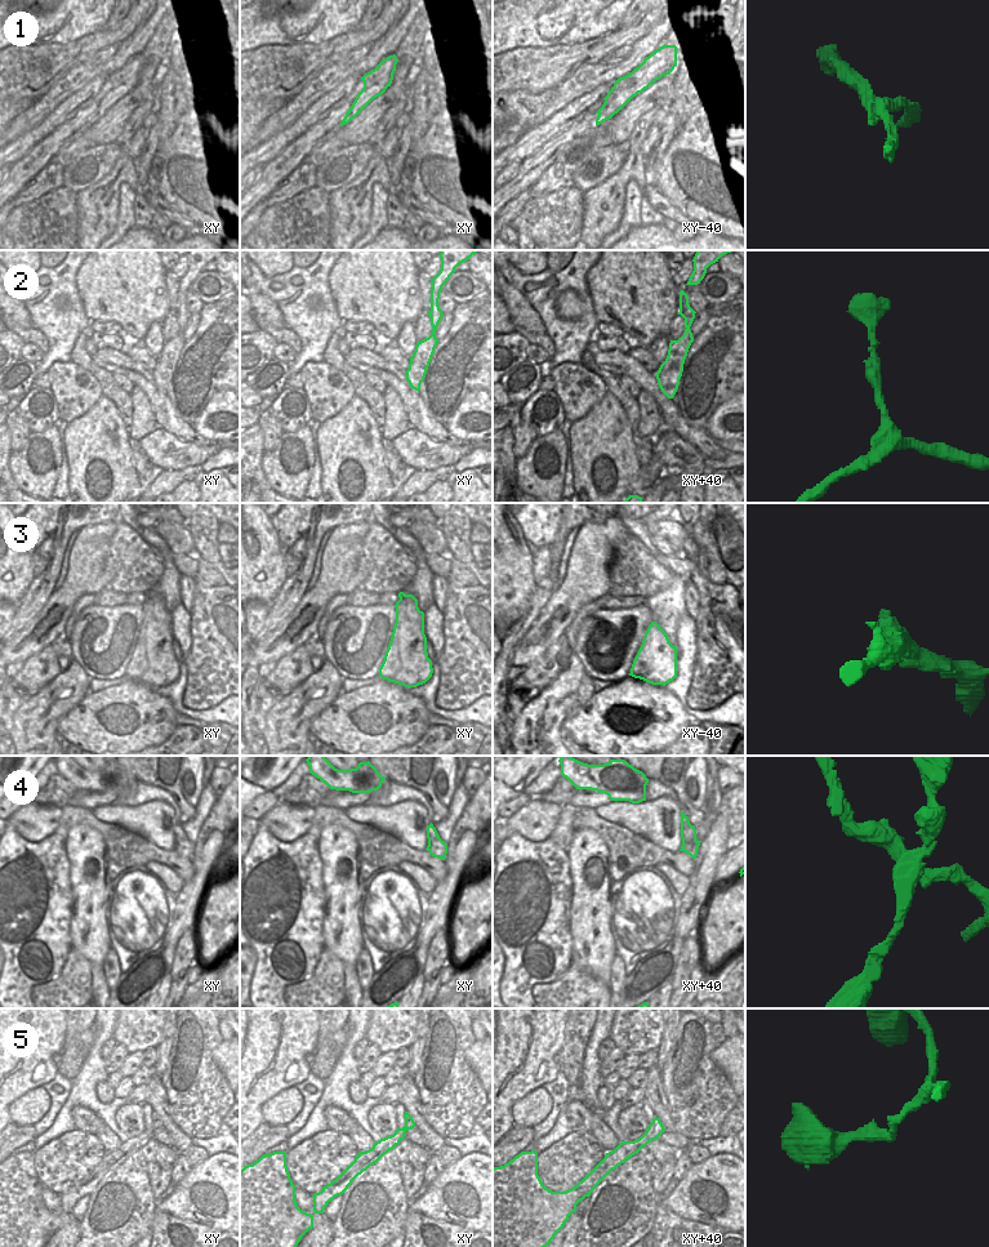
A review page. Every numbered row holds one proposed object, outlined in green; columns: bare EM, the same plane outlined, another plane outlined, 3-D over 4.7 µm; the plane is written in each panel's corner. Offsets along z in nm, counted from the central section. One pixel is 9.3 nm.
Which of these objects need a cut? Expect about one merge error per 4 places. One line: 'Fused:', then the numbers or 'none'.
Fused: 1, 3, 4.

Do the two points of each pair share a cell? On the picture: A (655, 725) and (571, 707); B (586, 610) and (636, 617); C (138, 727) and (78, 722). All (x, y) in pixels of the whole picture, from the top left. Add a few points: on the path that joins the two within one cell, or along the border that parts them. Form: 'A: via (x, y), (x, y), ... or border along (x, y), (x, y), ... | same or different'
A: border along (580, 707), (561, 726) | different
B: border along (602, 606), (583, 620), (577, 636) | different
C: via (123, 726), (105, 727), (102, 725), (93, 725) | same

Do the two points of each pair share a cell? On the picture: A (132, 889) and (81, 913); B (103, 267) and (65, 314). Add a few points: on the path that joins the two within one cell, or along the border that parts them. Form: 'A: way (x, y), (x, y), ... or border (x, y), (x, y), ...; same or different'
A: border (110, 882), (107, 929); different
B: border (79, 267), (78, 295), (84, 314), (90, 320); different

